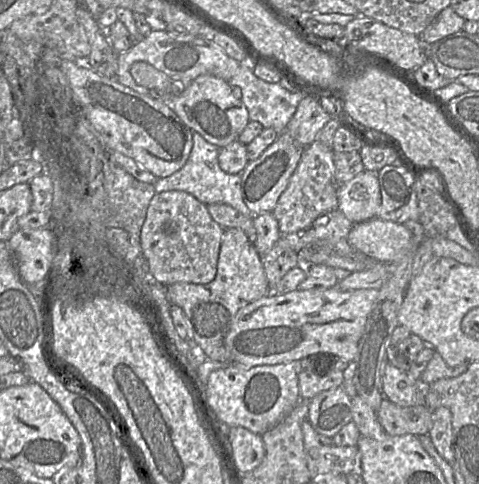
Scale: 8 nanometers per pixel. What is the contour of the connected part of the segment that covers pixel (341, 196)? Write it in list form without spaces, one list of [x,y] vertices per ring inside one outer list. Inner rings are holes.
[[[365,170],[338,187],[338,207],[354,224],[376,217],[381,205],[378,171]]]

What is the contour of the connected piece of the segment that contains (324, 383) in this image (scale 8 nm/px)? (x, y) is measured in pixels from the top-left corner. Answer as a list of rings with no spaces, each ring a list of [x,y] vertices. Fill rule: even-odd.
[[[310,356],[299,361],[301,361],[298,375],[301,400],[311,400],[321,392],[343,385],[343,371],[333,369],[335,358],[323,359],[323,356]],[[316,359],[318,359],[317,363],[315,363]],[[328,360],[333,362],[330,363]]]

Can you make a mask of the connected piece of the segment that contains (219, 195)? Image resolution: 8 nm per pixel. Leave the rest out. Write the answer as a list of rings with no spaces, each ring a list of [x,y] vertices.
[[[193,131],[193,147],[185,165],[170,176],[158,178],[153,184],[156,193],[181,190],[185,191],[200,202],[228,204],[245,216],[254,216],[242,198],[241,175],[228,174],[219,165],[219,147],[206,141],[201,134]]]

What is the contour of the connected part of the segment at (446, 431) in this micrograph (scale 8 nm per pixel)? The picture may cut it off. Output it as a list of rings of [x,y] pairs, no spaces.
[[[444,406],[433,410],[433,425],[429,436],[440,454],[450,464],[455,462],[452,413]]]

